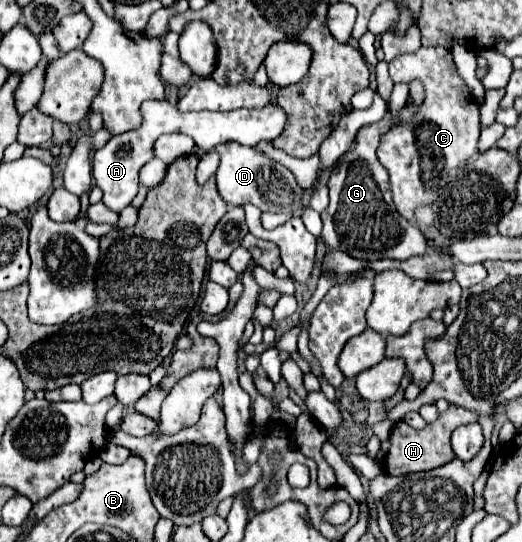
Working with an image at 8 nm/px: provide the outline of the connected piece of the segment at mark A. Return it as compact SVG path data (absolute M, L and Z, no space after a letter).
M147 100L141 106L141 114L143 114L143 122L139 128L113 136L93 156L93 176L95 176L95 184L103 190L103 204L117 214L135 198L137 186L139 186L139 180L137 180L139 168L155 158L153 144L161 134L171 134L171 132L187 134L195 140L195 144L201 150L209 152L227 140L239 142L243 146L255 146L261 140L275 140L287 124L287 114L277 104L269 104L263 110L239 108L239 110L221 114L221 112L207 112L207 110L181 112L177 110L177 106L171 106L169 100L163 100L163 102Z

